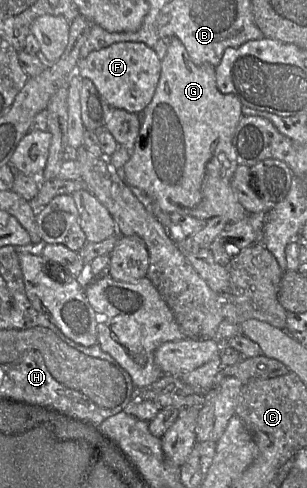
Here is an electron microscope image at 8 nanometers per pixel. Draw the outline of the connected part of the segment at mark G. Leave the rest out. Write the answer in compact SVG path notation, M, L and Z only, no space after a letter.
M171 37L161 73L151 102L141 114L138 137L133 154L121 170L125 182L148 203L165 213L189 215L200 220L221 217L227 224L236 223L249 215L238 202L231 181L239 165L232 146L233 136L243 116L242 103L234 94L222 93L216 85L215 67L209 63L194 64L177 37Z

